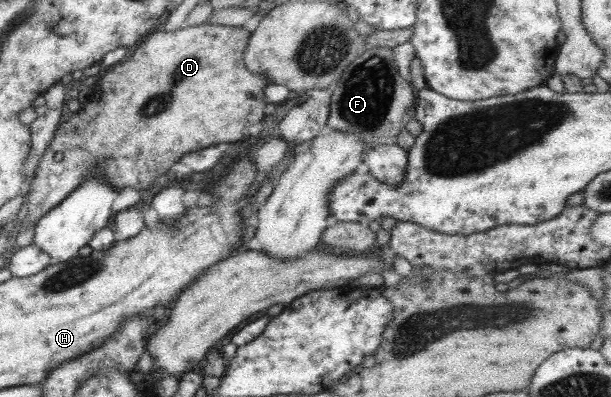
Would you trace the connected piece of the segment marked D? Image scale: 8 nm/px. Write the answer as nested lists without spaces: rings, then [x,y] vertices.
[[[206,23],[176,31],[154,32],[134,50],[130,60],[114,65],[109,72],[102,72],[88,94],[87,102],[75,113],[66,116],[54,131],[30,181],[25,210],[22,211],[22,225],[38,220],[60,204],[69,192],[86,180],[86,176],[96,176],[117,191],[122,188],[141,191],[149,188],[150,180],[164,174],[166,168],[170,168],[180,156],[248,136],[248,126],[260,122],[265,116],[262,110],[266,104],[261,90],[269,84],[266,76],[248,72],[244,67],[243,55],[249,36],[242,27]]]

